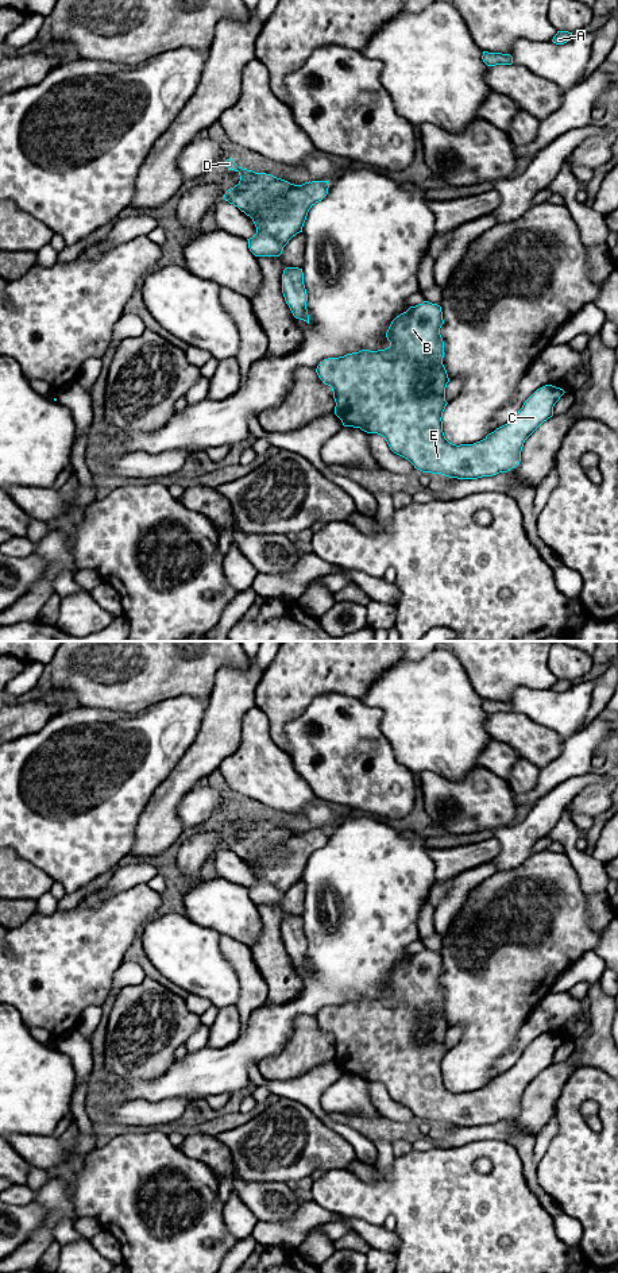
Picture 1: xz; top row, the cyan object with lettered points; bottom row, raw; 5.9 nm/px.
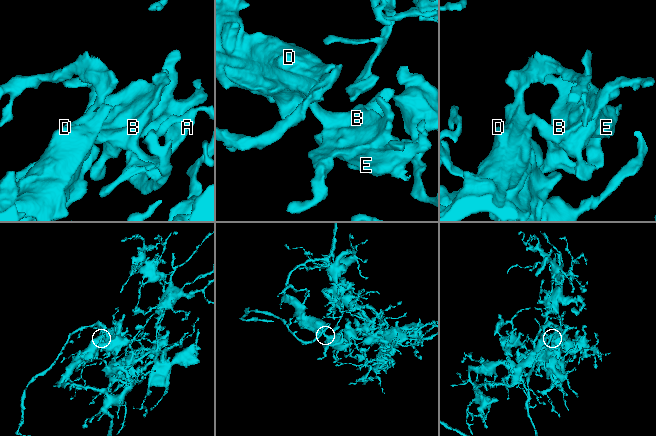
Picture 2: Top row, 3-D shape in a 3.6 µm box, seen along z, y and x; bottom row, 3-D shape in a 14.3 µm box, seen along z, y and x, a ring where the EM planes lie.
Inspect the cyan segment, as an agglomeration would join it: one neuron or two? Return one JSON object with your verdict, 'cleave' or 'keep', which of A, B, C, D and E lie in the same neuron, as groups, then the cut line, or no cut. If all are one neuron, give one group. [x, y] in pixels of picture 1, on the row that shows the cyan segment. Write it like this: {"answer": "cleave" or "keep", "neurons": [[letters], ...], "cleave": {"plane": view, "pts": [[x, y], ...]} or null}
{"answer": "keep", "neurons": [["A", "B", "C", "D", "E"]], "cleave": null}

